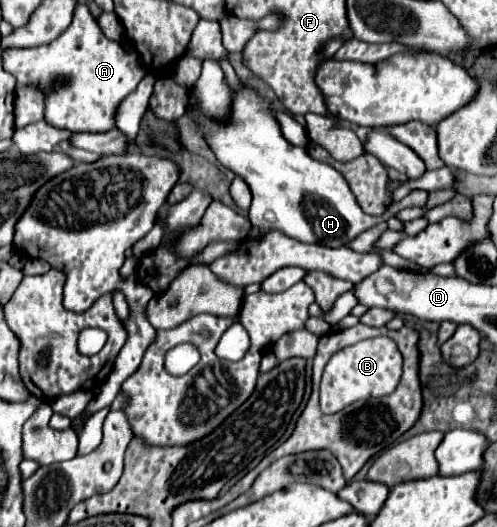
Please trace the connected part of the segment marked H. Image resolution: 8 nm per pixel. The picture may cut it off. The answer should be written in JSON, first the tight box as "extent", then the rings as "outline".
{"extent":[198,85,380,247],"outline":[[[246,85],[242,91],[234,93],[232,111],[234,121],[230,125],[218,125],[204,119],[198,121],[206,125],[206,141],[216,159],[242,177],[252,191],[250,237],[280,229],[302,243],[344,247],[380,221],[362,211],[348,183],[334,167],[312,159],[304,147],[290,145],[282,137],[272,107],[260,99],[252,87]]]}

